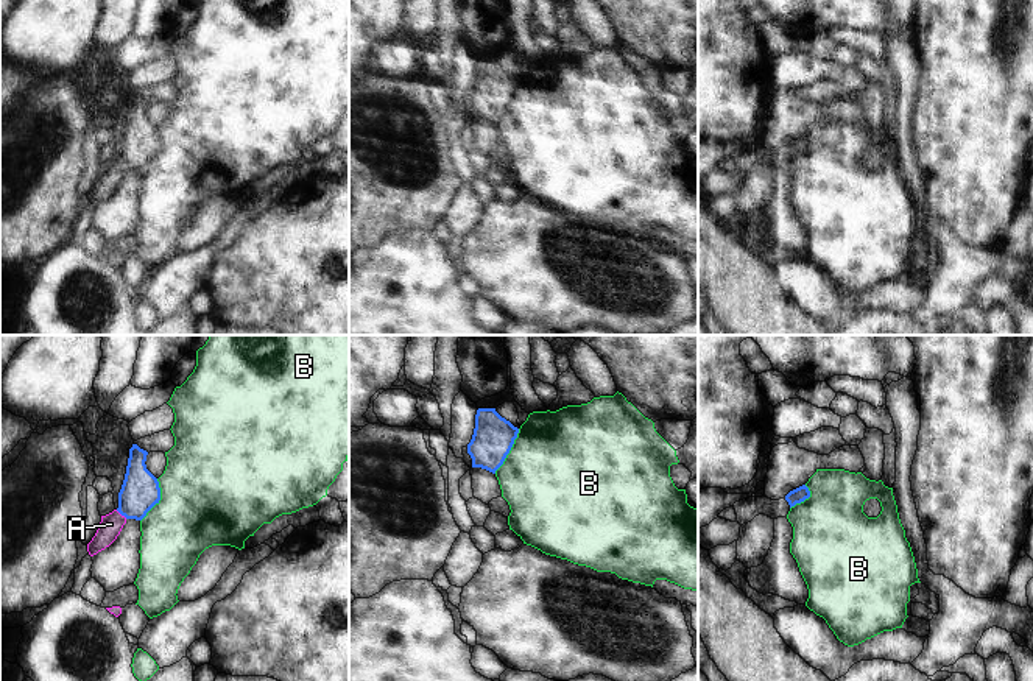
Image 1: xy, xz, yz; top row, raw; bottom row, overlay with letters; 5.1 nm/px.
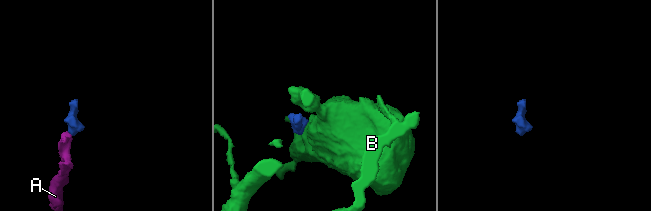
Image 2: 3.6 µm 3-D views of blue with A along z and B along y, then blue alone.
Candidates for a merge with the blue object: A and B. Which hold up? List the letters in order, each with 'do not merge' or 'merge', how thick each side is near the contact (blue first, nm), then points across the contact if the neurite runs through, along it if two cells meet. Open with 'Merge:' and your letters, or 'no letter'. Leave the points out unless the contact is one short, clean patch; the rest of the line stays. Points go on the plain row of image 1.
Merge: A
A: merge; calibres 200 and 120 nm; way xy (141, 142), (122, 165), (111, 175)
B: do not merge; calibres 220 and 500 nm; border xz (519, 80), (510, 103), (494, 123)

